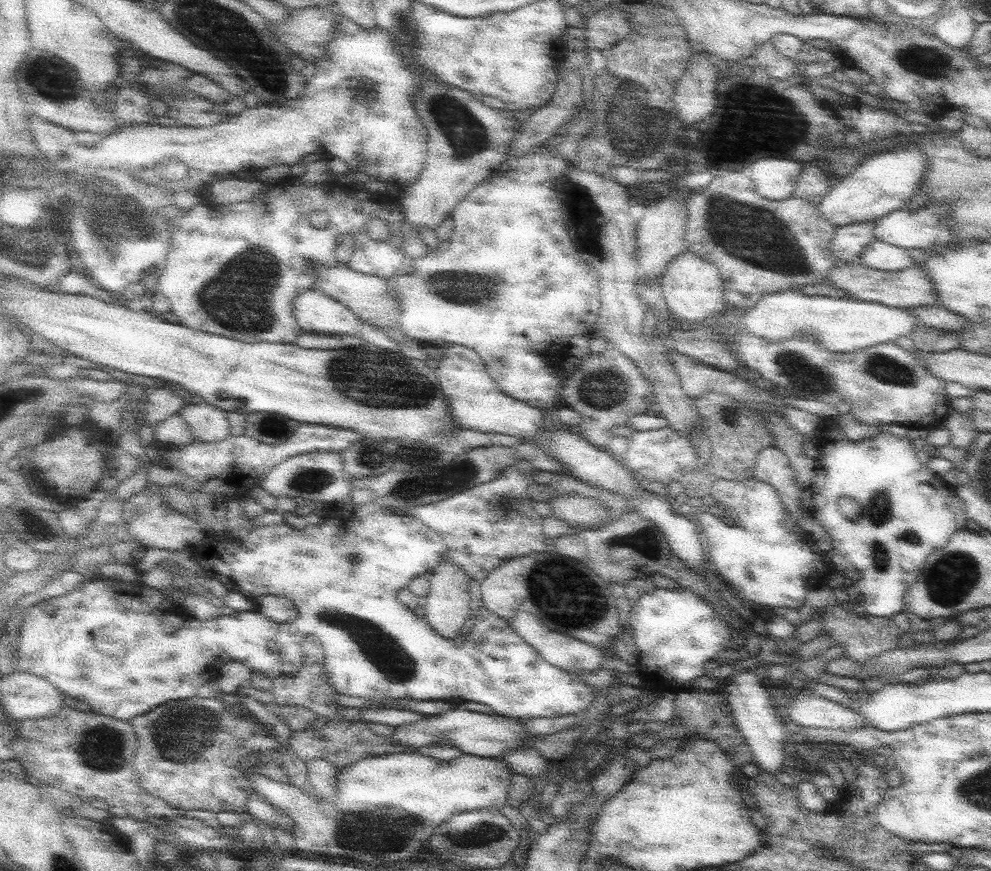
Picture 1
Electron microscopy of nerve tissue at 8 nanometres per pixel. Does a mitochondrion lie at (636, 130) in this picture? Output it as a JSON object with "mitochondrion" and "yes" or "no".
{"mitochondrion":"yes"}

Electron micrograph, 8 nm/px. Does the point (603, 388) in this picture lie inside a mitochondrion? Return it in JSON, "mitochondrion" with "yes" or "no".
{"mitochondrion":"yes"}

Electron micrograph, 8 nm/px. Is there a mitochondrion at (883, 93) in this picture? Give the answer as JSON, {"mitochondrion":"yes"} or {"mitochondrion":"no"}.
{"mitochondrion":"no"}

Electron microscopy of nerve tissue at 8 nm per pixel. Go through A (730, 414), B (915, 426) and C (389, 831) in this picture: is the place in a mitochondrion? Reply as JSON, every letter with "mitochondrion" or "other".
{"A":"mitochondrion","B":"other","C":"mitochondrion"}

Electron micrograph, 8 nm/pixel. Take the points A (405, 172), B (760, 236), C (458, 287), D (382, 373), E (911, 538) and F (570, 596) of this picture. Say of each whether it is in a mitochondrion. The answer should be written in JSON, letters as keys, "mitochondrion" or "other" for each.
{"A":"other","B":"mitochondrion","C":"mitochondrion","D":"other","E":"mitochondrion","F":"mitochondrion"}

